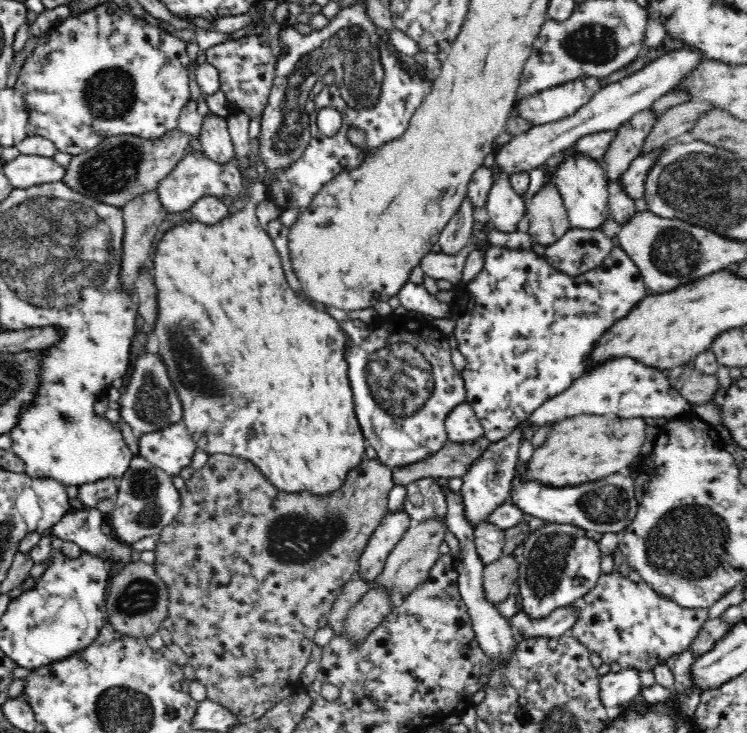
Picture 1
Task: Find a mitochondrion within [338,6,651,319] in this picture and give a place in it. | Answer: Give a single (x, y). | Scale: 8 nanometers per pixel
(594, 43)

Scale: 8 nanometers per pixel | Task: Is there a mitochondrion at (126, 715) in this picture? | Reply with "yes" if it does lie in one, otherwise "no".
yes

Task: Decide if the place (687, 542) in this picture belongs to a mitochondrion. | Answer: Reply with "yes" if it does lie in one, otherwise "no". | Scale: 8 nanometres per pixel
yes

